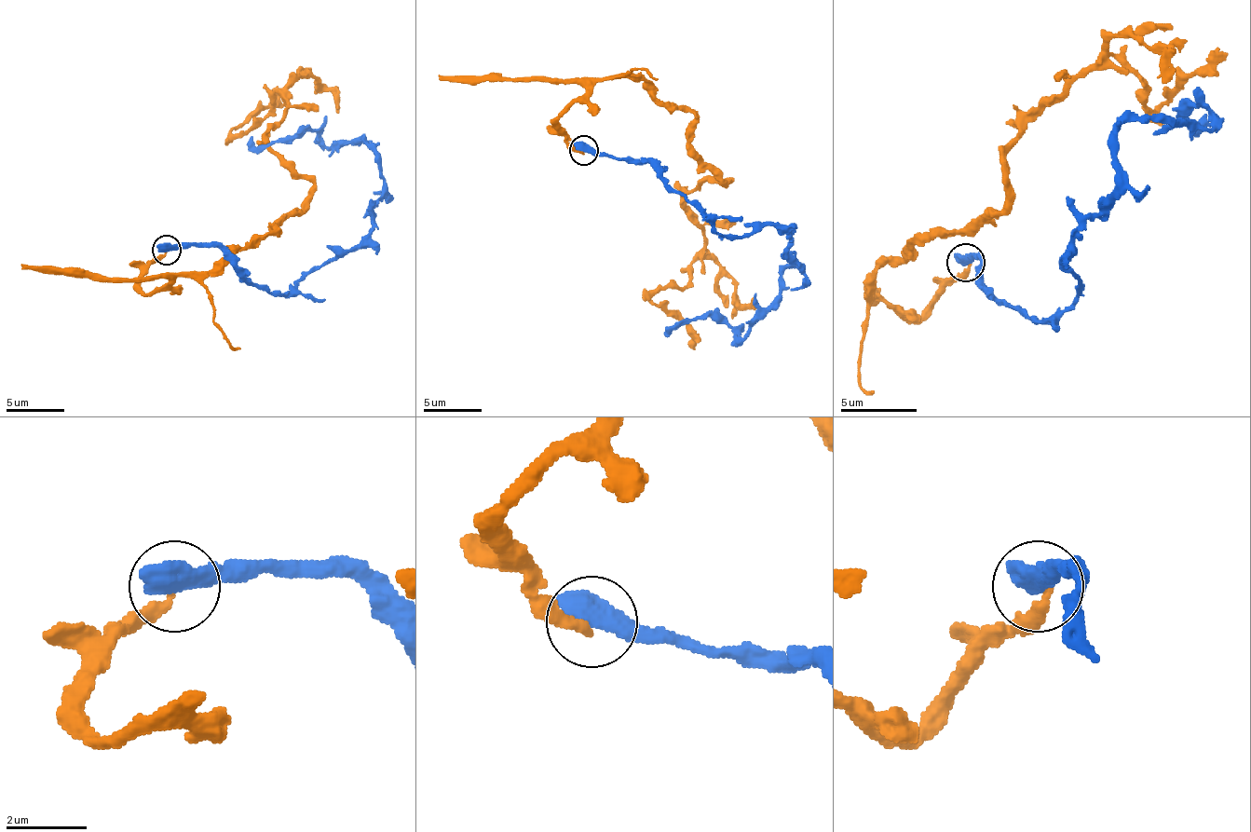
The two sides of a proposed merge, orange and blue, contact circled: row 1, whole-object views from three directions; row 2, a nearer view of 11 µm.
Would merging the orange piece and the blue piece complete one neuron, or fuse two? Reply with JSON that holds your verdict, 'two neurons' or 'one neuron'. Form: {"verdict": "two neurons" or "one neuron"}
{"verdict": "two neurons"}

